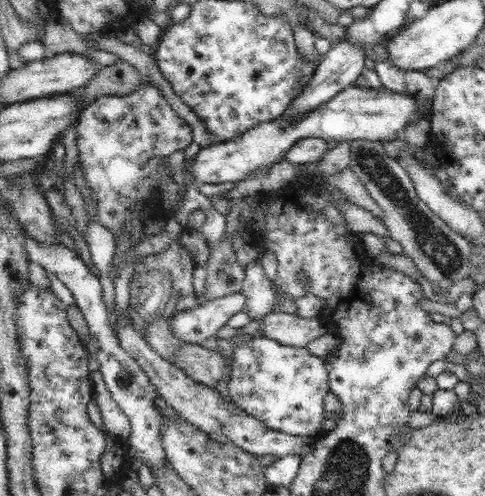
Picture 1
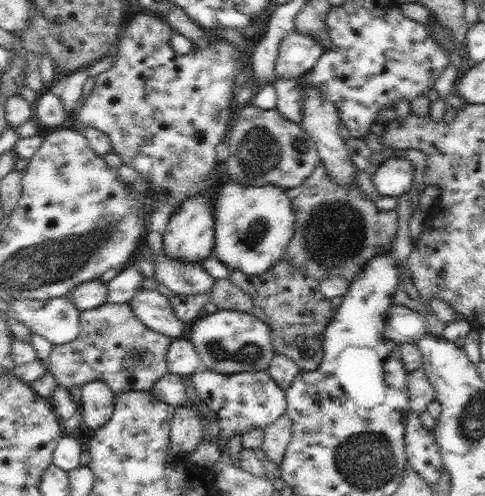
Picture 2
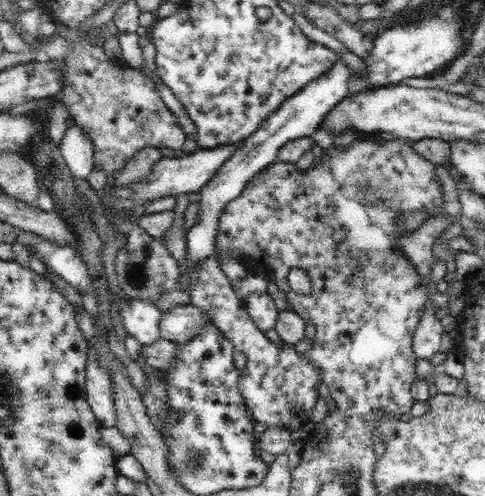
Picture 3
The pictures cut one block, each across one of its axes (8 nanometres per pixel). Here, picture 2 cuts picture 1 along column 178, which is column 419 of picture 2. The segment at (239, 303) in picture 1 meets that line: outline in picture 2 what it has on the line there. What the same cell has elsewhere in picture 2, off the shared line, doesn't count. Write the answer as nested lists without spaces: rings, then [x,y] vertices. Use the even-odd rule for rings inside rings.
[[[391,306],[385,314],[383,336],[397,344],[417,344],[427,334],[427,320],[421,312]]]

